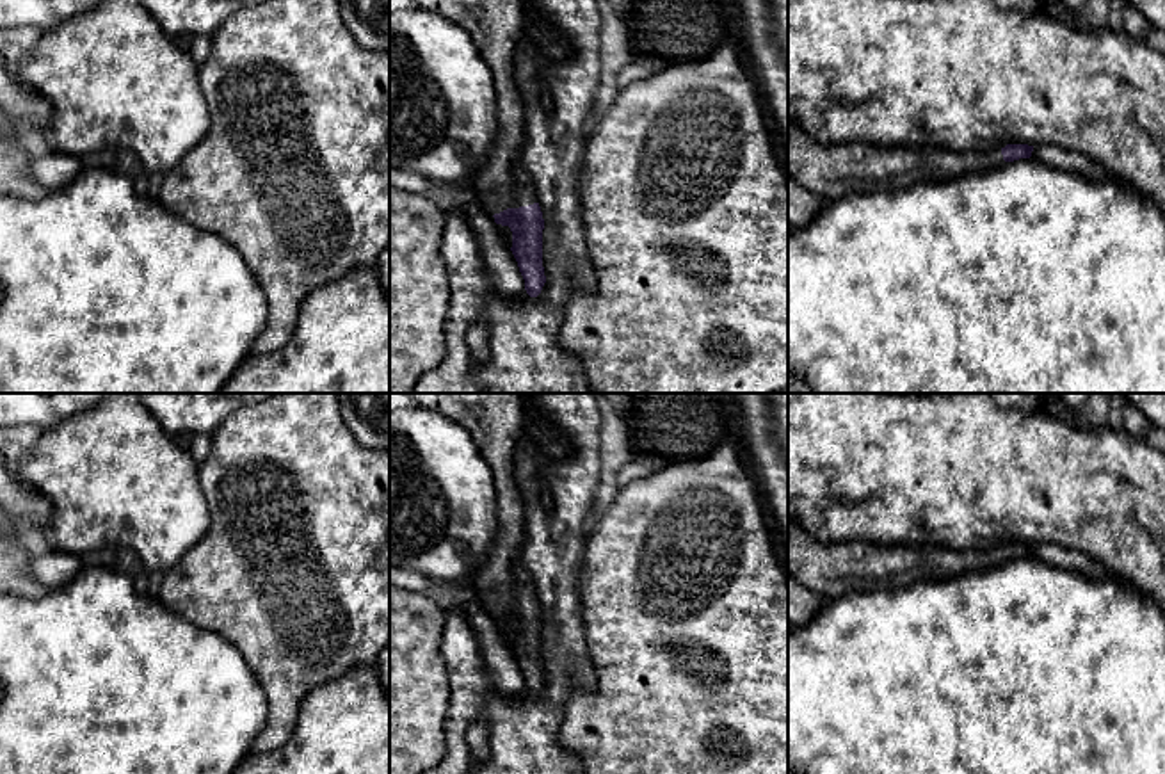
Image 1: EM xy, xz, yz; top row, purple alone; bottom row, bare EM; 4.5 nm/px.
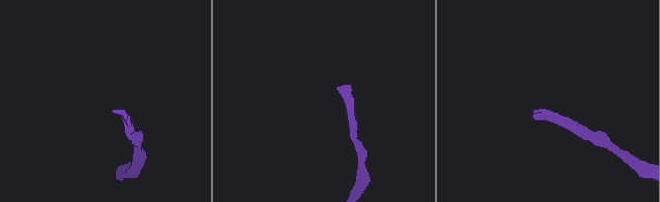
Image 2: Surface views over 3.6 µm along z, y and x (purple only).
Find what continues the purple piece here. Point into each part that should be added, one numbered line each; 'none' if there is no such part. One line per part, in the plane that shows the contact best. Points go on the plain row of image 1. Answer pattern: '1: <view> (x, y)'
1: xz (495, 420)

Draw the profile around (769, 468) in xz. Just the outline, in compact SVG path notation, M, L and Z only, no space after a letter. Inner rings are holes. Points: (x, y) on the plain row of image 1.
M729 393L735 409L733 441L749 457L747 470L772 518L774 536L788 564L788 463L774 436L767 393Z

